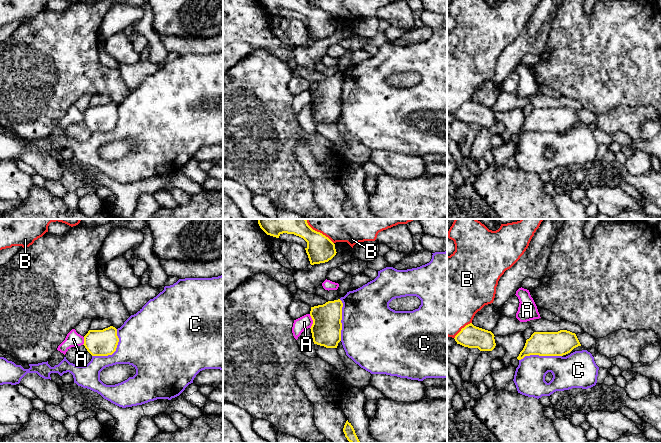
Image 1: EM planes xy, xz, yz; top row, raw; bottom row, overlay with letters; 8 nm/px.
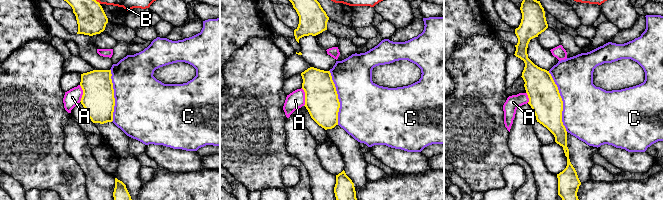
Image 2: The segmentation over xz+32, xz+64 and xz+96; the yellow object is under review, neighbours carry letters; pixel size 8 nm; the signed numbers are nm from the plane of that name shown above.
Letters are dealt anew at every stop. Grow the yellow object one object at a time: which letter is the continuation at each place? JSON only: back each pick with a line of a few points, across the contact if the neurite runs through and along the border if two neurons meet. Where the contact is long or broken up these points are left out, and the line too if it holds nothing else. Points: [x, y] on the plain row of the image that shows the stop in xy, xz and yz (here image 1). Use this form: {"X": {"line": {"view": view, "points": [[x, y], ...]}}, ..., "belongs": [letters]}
{"belongs": []}

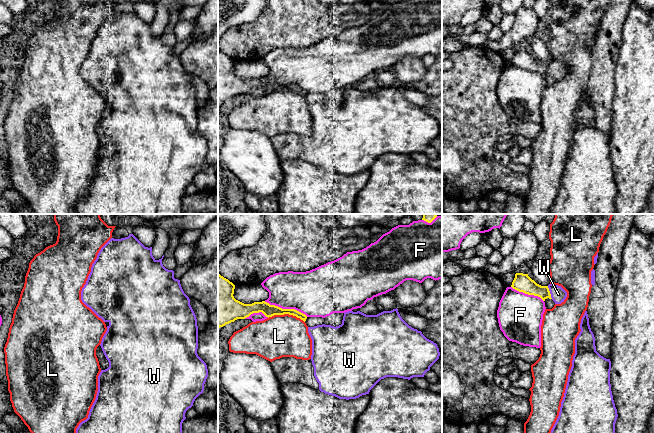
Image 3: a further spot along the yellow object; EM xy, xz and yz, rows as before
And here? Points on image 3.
{"W": {"line": {"view": "yz", "points": [[522, 58], [534, 65], [549, 68], [558, 70]]}}, "belongs": ["W"]}

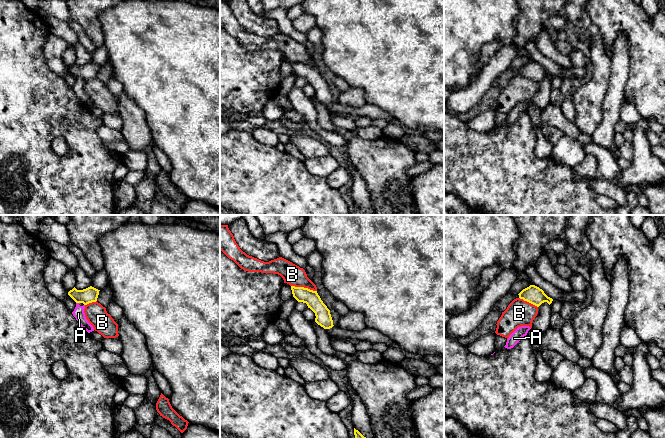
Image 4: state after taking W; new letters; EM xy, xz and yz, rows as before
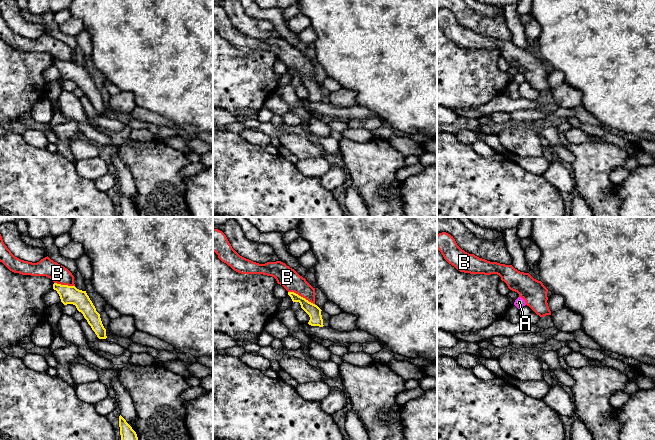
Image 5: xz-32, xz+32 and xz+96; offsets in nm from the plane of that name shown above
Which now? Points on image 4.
{"belongs": []}

